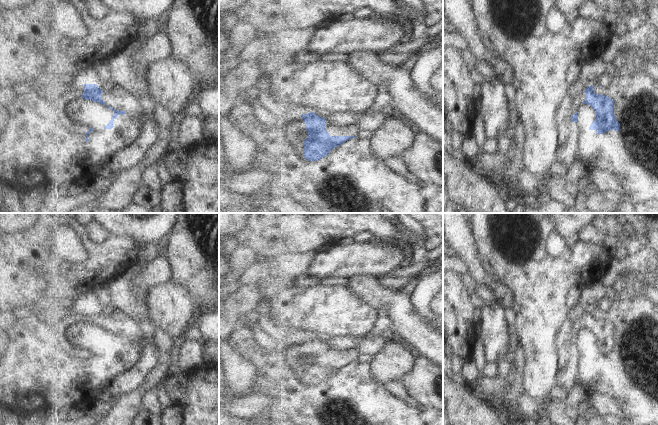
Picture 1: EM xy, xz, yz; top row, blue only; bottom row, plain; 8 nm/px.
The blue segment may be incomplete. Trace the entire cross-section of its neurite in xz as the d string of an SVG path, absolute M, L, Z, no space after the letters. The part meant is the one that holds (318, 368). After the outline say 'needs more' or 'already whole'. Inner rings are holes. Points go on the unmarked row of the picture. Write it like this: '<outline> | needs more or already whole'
M314 336L301 339L308 361L303 365L303 381L307 385L317 385L326 381L330 375L355 362L361 352L357 349L330 349Z | needs more

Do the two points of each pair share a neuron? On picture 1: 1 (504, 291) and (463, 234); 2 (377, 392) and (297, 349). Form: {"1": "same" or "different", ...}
{"1": "same", "2": "same"}

